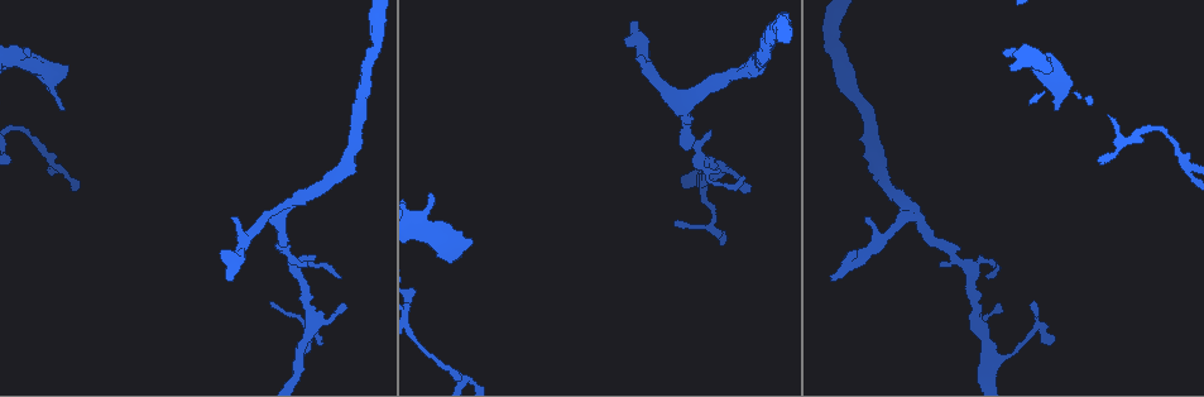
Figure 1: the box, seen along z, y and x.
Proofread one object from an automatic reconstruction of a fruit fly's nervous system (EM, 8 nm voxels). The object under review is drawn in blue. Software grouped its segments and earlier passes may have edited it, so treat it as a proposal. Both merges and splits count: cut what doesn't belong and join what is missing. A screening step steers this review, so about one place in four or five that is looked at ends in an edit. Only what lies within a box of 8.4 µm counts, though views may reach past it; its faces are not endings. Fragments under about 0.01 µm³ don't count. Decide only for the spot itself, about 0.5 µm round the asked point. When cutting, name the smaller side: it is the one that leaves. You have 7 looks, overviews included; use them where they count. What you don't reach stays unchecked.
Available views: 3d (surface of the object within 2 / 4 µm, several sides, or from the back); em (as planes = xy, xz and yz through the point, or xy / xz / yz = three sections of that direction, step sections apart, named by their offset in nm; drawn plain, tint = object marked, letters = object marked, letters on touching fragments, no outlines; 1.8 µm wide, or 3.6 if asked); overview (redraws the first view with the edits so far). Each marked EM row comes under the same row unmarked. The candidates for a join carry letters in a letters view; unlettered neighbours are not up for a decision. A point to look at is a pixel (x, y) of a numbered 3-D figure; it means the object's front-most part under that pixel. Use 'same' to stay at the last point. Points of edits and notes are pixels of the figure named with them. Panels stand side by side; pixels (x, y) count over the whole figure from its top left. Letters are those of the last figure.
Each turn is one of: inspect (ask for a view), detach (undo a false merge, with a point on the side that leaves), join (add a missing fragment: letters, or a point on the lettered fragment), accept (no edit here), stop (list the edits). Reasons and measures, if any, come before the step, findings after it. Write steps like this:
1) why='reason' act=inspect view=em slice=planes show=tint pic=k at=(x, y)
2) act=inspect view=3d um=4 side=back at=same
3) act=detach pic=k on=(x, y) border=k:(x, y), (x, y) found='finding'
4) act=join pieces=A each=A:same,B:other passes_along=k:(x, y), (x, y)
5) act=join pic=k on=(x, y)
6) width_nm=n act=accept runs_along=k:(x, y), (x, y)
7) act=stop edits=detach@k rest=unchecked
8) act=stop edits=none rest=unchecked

why='branch stops here' act=inspect view=3d um=2 pic=1 at=(1002, 51)

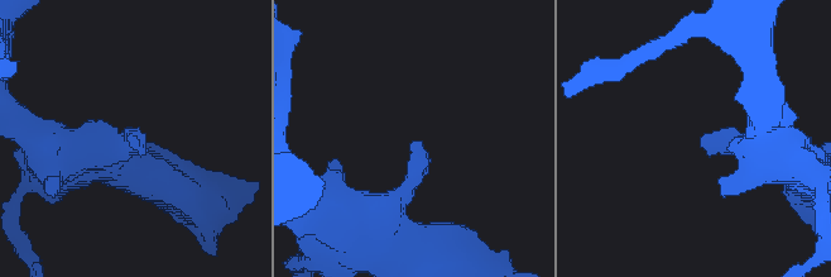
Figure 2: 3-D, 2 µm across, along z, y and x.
act=inspect view=em slice=xy step=4 show=letters pic=2 at=(413, 145)

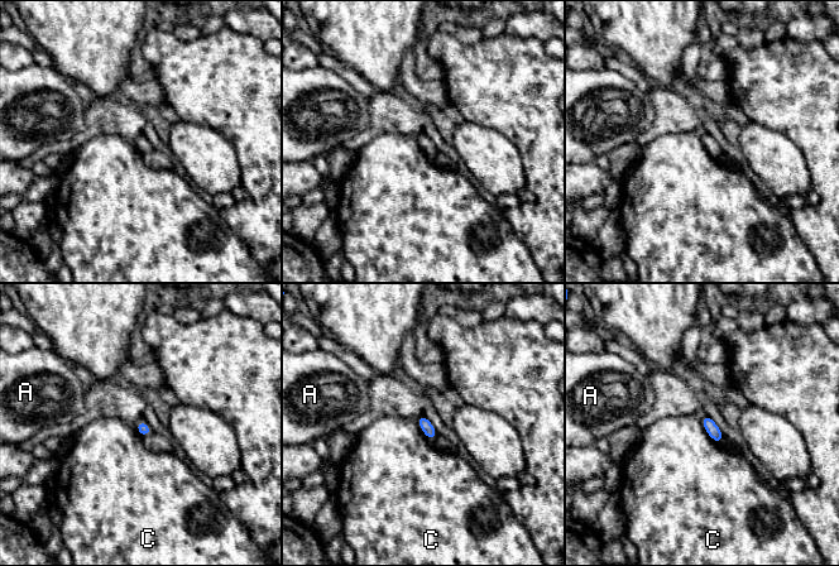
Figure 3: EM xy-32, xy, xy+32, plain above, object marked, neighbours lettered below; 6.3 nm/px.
act=accept each=A:other,C:other border=3:(704, 428), (709, 435) found='no lettered fragment goes on from it'

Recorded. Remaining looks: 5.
why='branch stops here' act=inspect view=em slice=planes show=letters pic=1 at=(60, 108)

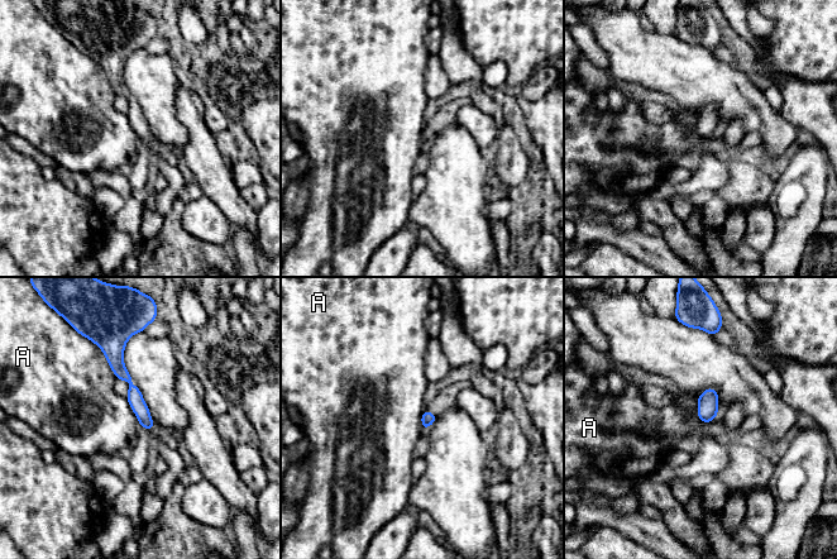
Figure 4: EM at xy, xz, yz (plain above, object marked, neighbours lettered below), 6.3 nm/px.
act=accept each=A:other runs_along=4:(120, 345), (118, 367), (149, 425) found='no lettered fragment goes on from it'

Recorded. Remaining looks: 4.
why='an open end' act=inspect view=em slice=planes show=letters pic=1 at=(830, 279)

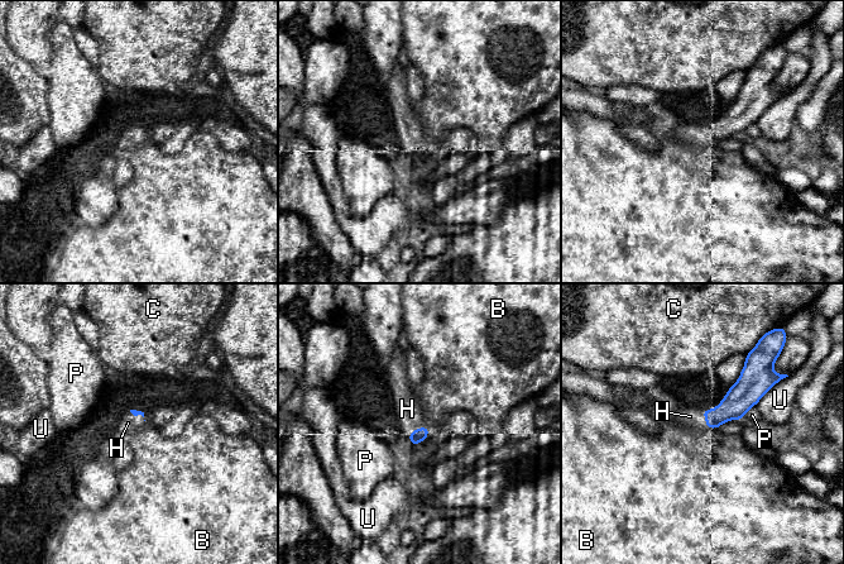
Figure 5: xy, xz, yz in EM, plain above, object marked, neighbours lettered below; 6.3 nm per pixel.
longest_contact=U:220nm act=join pic=5 on=(407, 409) each=B:other,C:other,H:same,P:other,U:other found='the neuron continues'

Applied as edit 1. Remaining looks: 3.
act=stop edits=join@5 rest=unchecked

